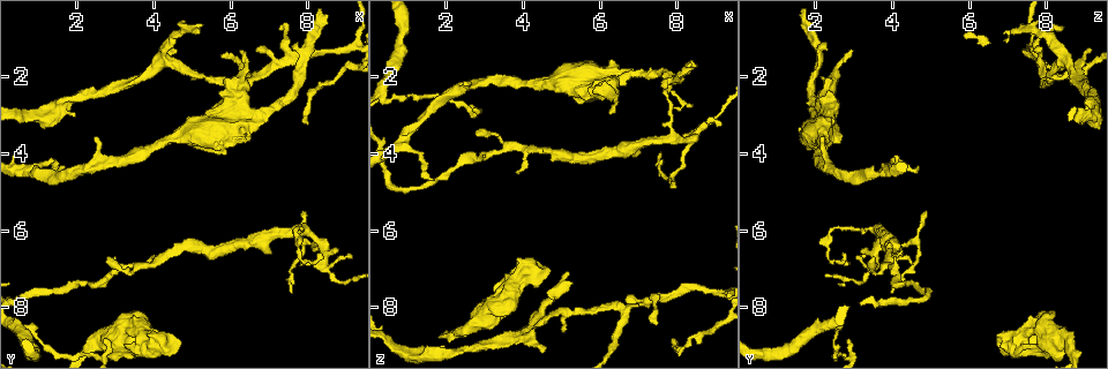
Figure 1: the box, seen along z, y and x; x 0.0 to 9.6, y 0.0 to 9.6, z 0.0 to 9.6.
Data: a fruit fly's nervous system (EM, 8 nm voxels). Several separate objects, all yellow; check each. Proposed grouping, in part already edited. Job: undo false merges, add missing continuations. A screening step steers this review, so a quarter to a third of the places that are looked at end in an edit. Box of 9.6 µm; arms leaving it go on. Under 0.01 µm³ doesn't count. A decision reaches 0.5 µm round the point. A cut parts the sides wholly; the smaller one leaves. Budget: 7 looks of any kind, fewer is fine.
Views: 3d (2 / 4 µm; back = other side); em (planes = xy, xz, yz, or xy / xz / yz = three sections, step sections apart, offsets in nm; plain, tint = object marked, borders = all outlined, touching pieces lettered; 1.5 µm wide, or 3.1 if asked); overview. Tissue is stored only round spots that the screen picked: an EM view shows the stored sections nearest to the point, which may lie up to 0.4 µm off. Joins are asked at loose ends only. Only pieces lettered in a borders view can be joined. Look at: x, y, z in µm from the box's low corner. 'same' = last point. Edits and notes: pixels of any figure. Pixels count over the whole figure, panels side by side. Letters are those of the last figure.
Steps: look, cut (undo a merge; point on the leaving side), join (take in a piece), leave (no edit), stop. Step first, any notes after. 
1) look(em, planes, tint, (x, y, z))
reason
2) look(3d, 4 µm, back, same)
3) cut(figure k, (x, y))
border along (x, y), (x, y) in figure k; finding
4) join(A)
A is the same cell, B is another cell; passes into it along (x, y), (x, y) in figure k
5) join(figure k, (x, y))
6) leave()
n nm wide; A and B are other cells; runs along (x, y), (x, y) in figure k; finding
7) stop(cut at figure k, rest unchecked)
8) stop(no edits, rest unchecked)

look(em, planes, tint, (3.90, 6.85, 4.50))
thin end

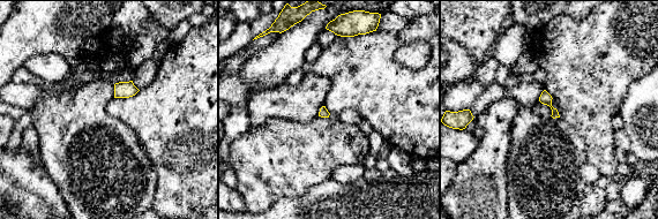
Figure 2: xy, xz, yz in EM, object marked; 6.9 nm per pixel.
look(em, planes, borders, same)

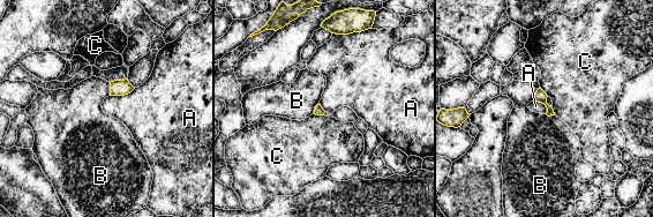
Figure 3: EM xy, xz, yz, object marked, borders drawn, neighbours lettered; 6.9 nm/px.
leave()
A, B and C are other cells; border along (135, 88), (124, 95), (110, 96) in figure 3; none of them fits

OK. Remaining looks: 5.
look(em, planes, borders, (7.90, 5.50, 4.90))
tapers out

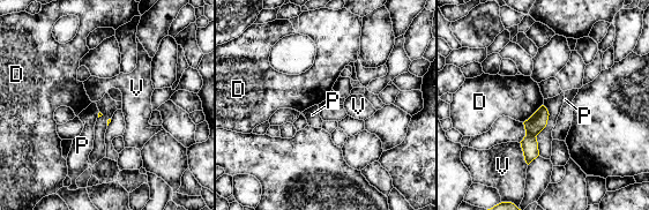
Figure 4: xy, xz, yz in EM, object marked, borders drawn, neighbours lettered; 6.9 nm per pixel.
leave()
D touches over 190 nm; D, P and V are other cells; none of them fits

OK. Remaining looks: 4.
look(em, xz, step 8, borders, (7.95, 3.30, 8.90))

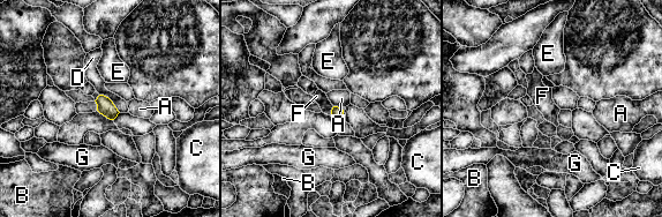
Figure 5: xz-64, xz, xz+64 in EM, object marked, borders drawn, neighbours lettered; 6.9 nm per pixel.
look(em, planes, borders, same)
another direction

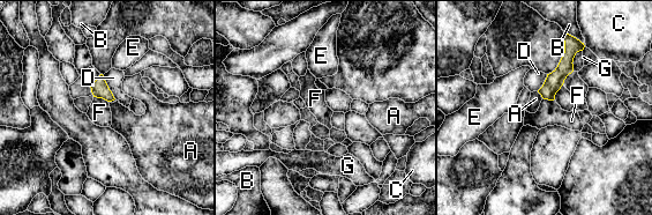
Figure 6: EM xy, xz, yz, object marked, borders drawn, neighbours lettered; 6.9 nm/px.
leave()
A, B, C, D, E, F and G are other cells; border along (94, 96), (102, 97), (107, 102) in figure 6; none of them fits

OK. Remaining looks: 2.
stop(no edits, rest unchecked)

